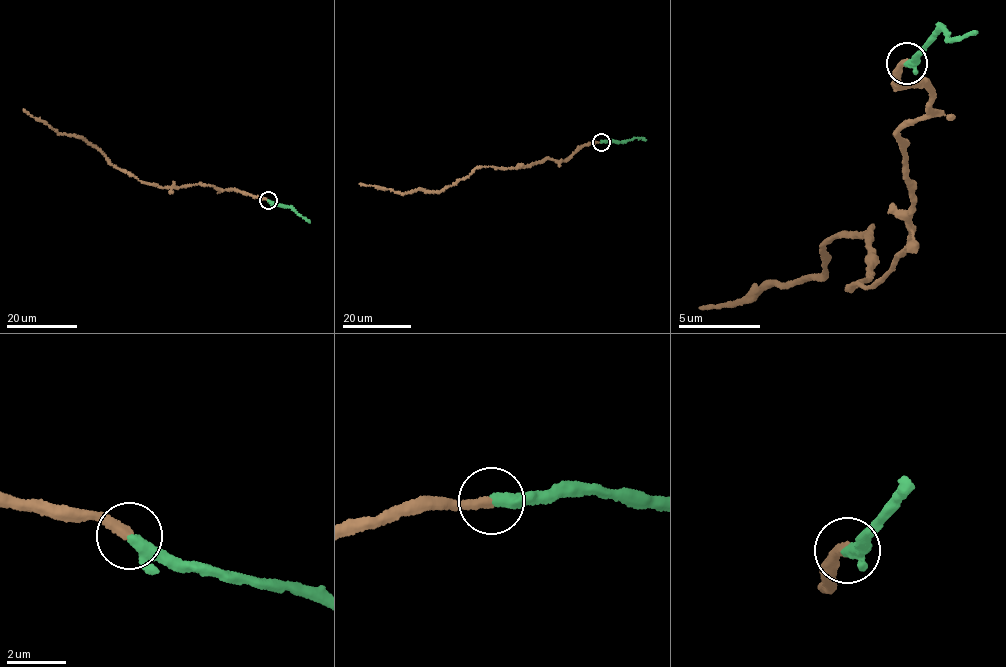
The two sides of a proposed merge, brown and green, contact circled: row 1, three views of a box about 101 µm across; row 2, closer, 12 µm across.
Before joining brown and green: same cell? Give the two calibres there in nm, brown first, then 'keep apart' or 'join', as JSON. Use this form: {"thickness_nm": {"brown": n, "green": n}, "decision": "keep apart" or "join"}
{"thickness_nm": {"brown": 360, "green": 400}, "decision": "keep apart"}

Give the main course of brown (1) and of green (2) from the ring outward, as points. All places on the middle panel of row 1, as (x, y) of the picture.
1: (601, 142), (559, 161), (479, 166), (438, 191), (404, 193), (359, 183)
2: (601, 142), (646, 140)

